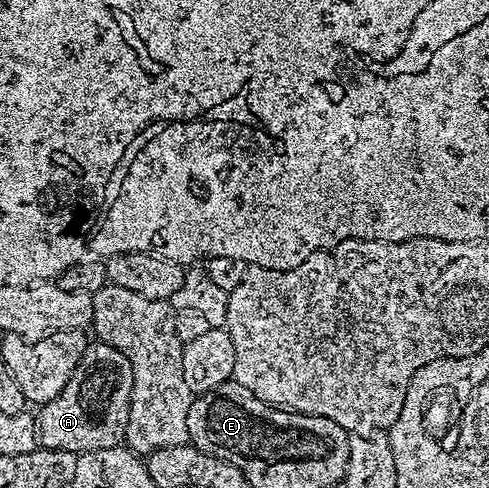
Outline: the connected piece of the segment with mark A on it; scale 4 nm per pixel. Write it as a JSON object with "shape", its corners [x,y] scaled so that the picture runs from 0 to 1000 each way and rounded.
{"shape":[[[188,697],[166,727],[149,768],[141,768],[141,785],[133,785],[129,799],[78,840],[78,910],[90,920],[141,924],[155,932],[178,928],[184,920],[237,918],[247,904],[245,865],[241,871],[235,863],[211,861],[241,846],[245,852],[247,840],[262,828],[262,799],[243,797],[243,779],[256,773],[252,746],[252,730],[237,715],[213,699]]]}

